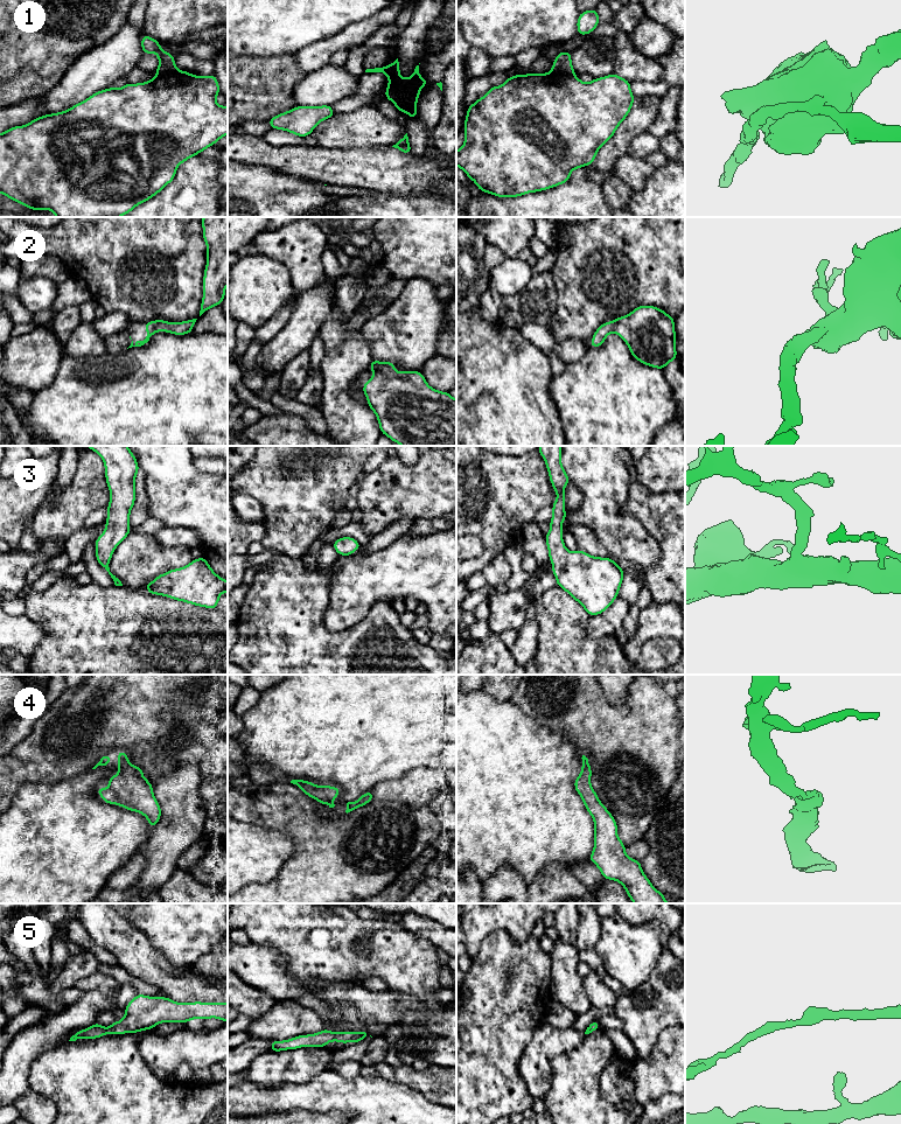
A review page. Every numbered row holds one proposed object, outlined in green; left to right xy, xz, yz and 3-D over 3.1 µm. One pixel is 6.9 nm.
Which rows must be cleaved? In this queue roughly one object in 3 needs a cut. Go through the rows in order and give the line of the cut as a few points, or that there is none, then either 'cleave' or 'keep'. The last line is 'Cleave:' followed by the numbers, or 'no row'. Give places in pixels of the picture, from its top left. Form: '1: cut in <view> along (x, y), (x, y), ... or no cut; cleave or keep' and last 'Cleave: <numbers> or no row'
1: cut in yz along (552, 70), (559, 74), (573, 74); cleave
2: no cut; keep
3: no cut; keep
4: no cut; keep
5: no cut; keep
Cleave: 1

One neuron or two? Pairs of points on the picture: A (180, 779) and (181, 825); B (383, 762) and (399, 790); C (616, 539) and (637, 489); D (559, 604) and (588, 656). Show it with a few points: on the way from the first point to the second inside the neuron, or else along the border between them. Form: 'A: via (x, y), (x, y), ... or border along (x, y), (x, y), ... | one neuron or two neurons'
A: via (180, 790), (181, 814) | one neuron
B: border along (418, 768), (381, 781), (370, 790) | two neurons
C: border along (628, 483), (623, 509), (631, 512), (647, 531) | two neurons
D: via (560, 616), (563, 627), (579, 643) | one neuron

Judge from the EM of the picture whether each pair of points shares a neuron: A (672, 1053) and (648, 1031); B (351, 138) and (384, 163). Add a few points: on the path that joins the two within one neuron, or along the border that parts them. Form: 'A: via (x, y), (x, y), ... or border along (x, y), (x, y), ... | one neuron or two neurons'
A: border along (672, 1025), (661, 1033), (652, 1051), (638, 1059) | two neurons
B: border along (390, 145), (335, 147) | two neurons

